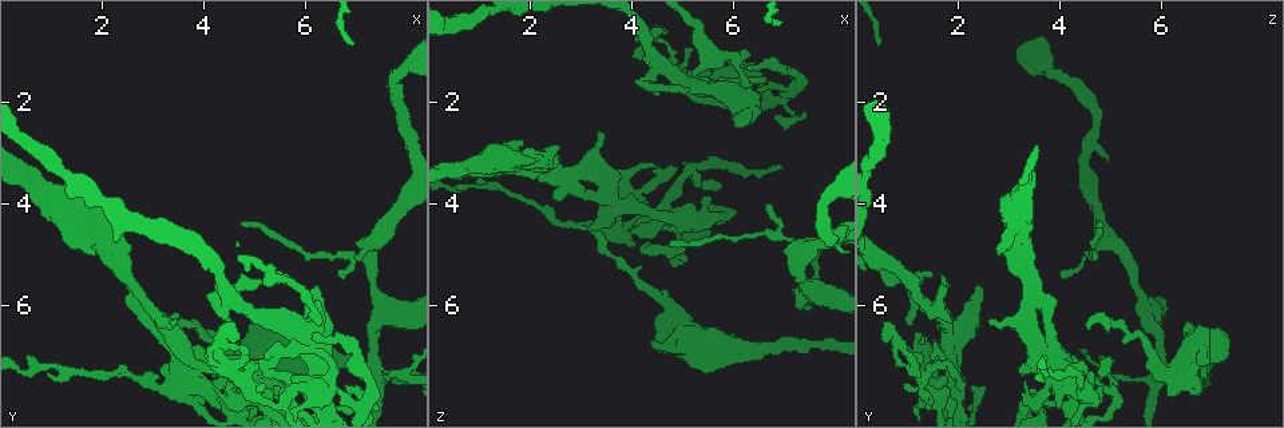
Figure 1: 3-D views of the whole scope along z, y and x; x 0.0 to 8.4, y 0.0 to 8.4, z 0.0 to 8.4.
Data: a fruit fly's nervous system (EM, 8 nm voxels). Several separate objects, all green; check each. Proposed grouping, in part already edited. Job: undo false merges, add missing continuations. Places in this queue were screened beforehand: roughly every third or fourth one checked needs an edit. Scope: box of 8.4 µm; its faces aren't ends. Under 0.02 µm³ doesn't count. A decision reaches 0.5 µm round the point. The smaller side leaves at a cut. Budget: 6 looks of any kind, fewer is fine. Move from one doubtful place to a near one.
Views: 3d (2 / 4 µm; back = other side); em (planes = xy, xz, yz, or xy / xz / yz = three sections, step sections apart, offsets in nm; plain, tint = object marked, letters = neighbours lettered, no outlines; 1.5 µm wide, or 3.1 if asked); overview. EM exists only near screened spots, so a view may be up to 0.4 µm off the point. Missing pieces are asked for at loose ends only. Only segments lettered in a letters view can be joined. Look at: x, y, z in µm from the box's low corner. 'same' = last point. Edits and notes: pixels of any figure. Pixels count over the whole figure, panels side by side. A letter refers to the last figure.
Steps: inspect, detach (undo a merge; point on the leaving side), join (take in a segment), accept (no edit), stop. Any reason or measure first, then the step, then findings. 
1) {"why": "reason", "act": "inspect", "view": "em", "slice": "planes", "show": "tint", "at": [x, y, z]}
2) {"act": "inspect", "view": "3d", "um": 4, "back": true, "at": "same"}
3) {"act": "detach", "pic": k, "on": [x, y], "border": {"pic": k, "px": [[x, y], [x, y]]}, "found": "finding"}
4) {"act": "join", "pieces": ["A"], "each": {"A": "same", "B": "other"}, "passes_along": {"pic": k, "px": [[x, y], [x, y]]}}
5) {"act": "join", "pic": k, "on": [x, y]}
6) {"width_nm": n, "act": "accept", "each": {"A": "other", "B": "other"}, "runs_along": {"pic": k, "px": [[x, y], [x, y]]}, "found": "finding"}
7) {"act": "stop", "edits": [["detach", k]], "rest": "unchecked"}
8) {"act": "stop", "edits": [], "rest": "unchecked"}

{"why": "thin end", "act": "inspect", "view": "em", "slice": "yz", "step": 4, "show": "tint", "at": [5.20, 5.35, 1.50]}

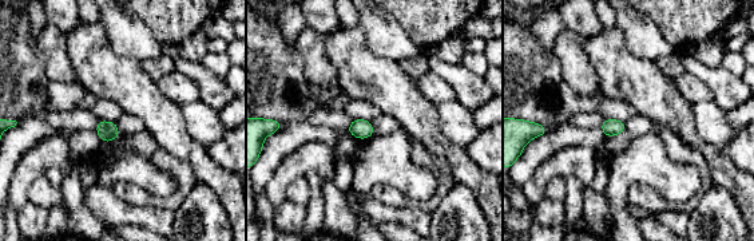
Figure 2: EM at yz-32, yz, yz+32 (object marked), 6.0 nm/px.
{"why": "another direction", "act": "inspect", "view": "em", "slice": "planes", "show": "tint", "at": "same"}

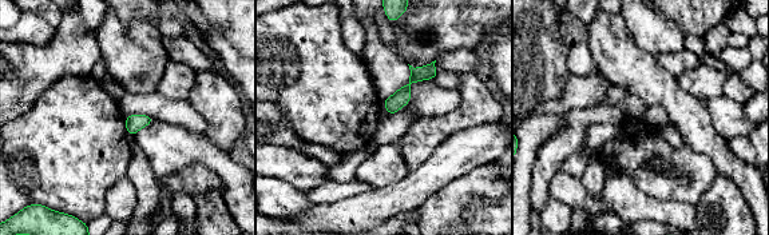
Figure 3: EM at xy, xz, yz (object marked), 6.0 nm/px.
{"act": "inspect", "view": "em", "slice": "planes", "show": "letters", "at": "same"}

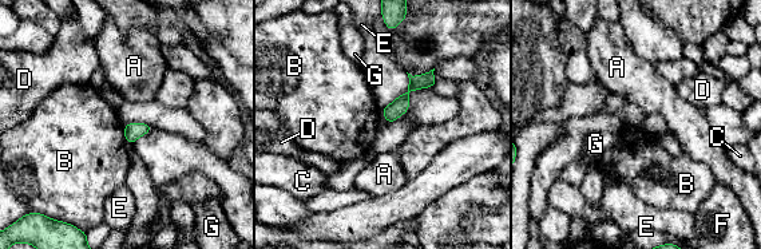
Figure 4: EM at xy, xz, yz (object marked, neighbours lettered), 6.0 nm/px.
{"width_nm": 100, "act": "accept", "each": {"A": "other", "B": "other", "C": "other", "D": "other", "E": "other", "F": "other", "G": "other"}, "border": {"pic": 4, "px": [[123, 126], [123, 137], [129, 145]]}, "found": "none of them fits"}

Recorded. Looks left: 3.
{"why": "branch stops here", "act": "inspect", "view": "em", "slice": "planes", "show": "letters", "at": [1.80, 5.00, 2.80]}

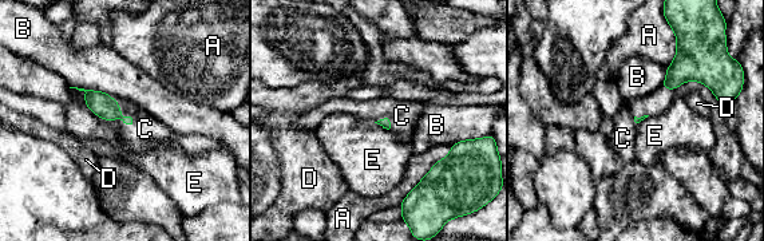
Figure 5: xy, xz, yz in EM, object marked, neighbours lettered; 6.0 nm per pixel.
{"act": "join", "pieces": ["C"], "each": {"A": "other", "B": "other", "C": "same", "D": "other", "E": "other"}, "passes_along": {"pic": 5, "px": [[102, 105], [119, 114], [145, 129]]}, "found": "the cell continues"}

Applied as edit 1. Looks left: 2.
{"act": "stop", "edits": [["join", 5]], "rest": "unchecked"}

